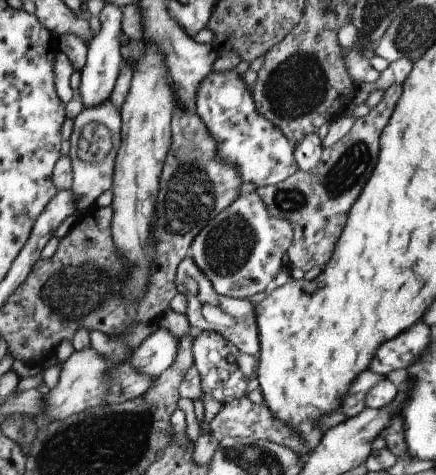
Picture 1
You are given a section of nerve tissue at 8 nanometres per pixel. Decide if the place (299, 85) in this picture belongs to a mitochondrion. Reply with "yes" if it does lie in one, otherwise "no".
yes

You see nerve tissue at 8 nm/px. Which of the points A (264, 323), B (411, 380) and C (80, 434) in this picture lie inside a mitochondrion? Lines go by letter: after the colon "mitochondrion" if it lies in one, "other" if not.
A: other
B: other
C: mitochondrion

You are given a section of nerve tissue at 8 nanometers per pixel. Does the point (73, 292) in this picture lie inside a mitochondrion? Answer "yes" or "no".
yes

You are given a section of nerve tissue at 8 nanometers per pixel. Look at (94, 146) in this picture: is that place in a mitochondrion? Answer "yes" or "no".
yes

